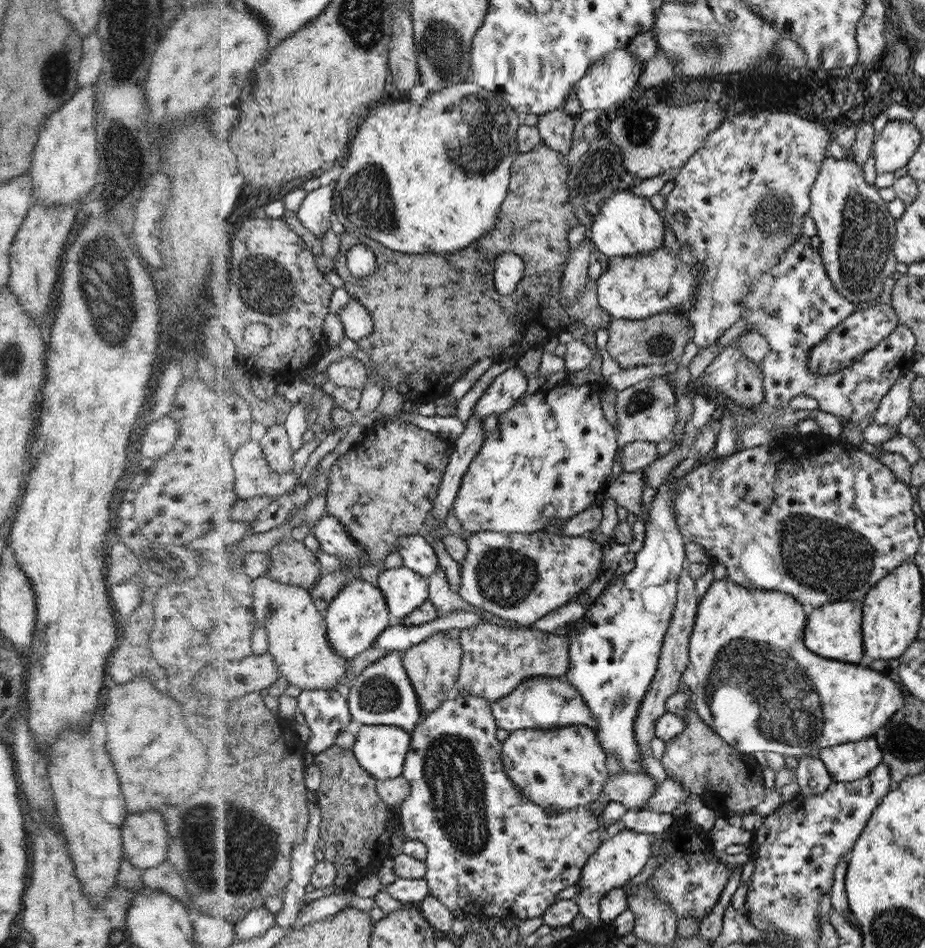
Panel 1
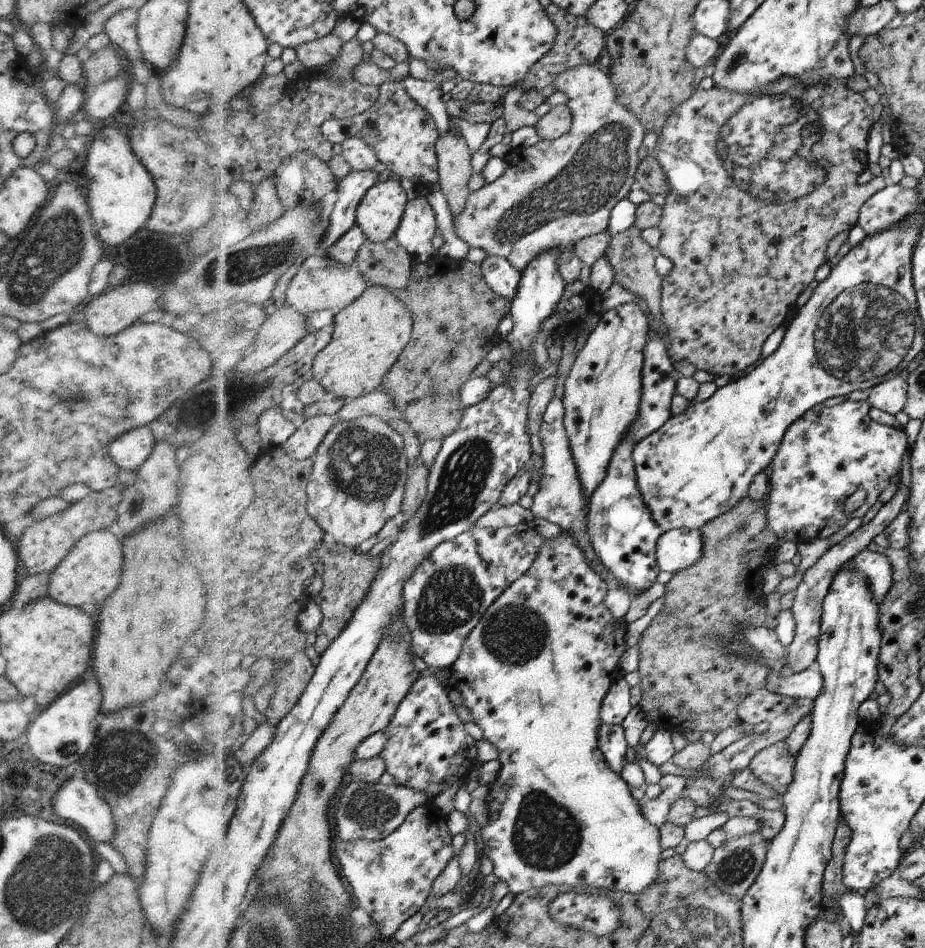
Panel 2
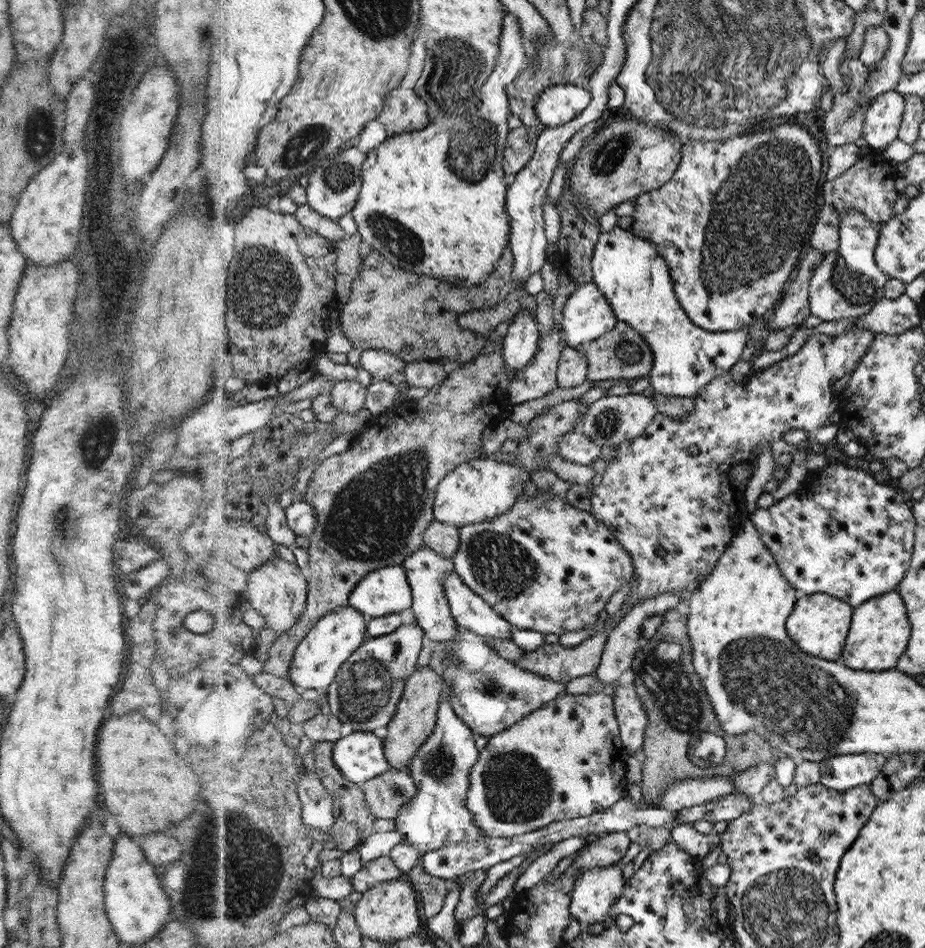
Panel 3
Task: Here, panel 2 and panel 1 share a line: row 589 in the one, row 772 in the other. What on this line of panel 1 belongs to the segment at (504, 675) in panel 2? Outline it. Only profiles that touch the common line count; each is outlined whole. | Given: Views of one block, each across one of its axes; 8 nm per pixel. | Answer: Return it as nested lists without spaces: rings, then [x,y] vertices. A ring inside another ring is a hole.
[[[584,724],[554,729],[520,729],[512,731],[502,744],[504,771],[540,808],[547,812],[567,812],[599,800],[609,775],[606,754],[595,729]]]

